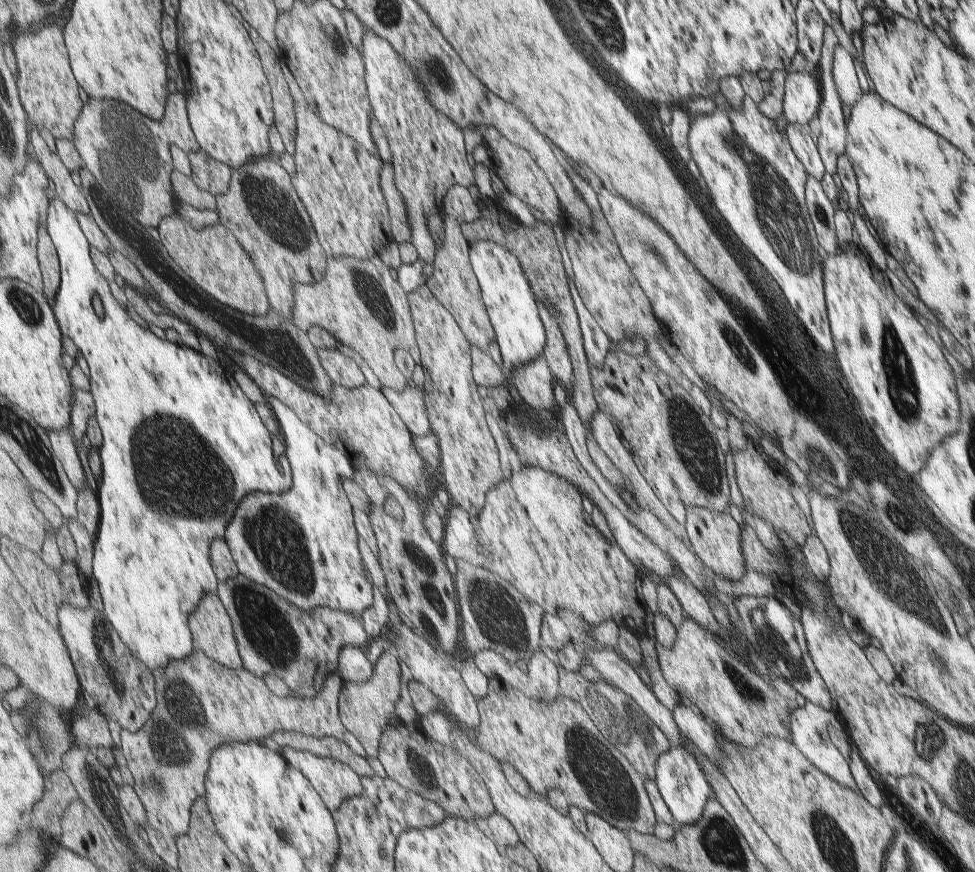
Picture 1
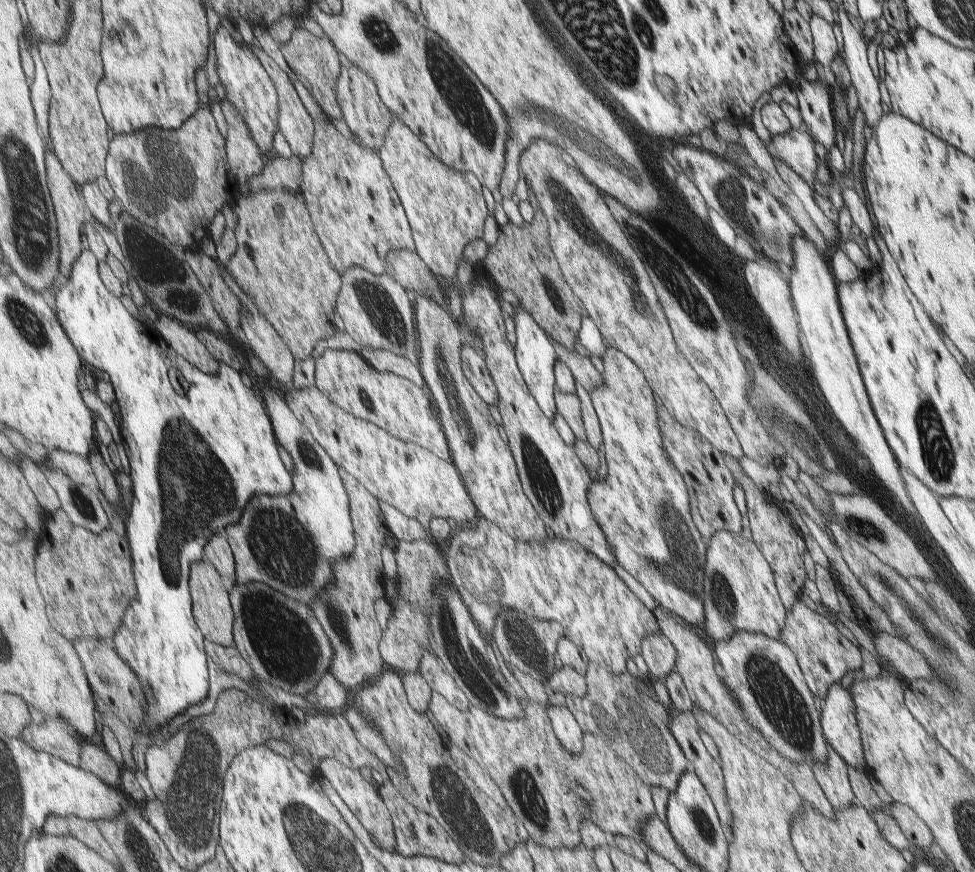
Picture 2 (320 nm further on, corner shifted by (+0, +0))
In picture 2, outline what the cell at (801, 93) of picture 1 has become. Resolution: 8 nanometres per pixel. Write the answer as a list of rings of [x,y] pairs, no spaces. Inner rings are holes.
[[[802,125],[800,129],[791,128],[784,135],[772,136],[764,147],[772,159],[779,159],[783,164],[788,165],[811,187],[814,184],[818,161],[813,152],[813,143],[812,136]]]

